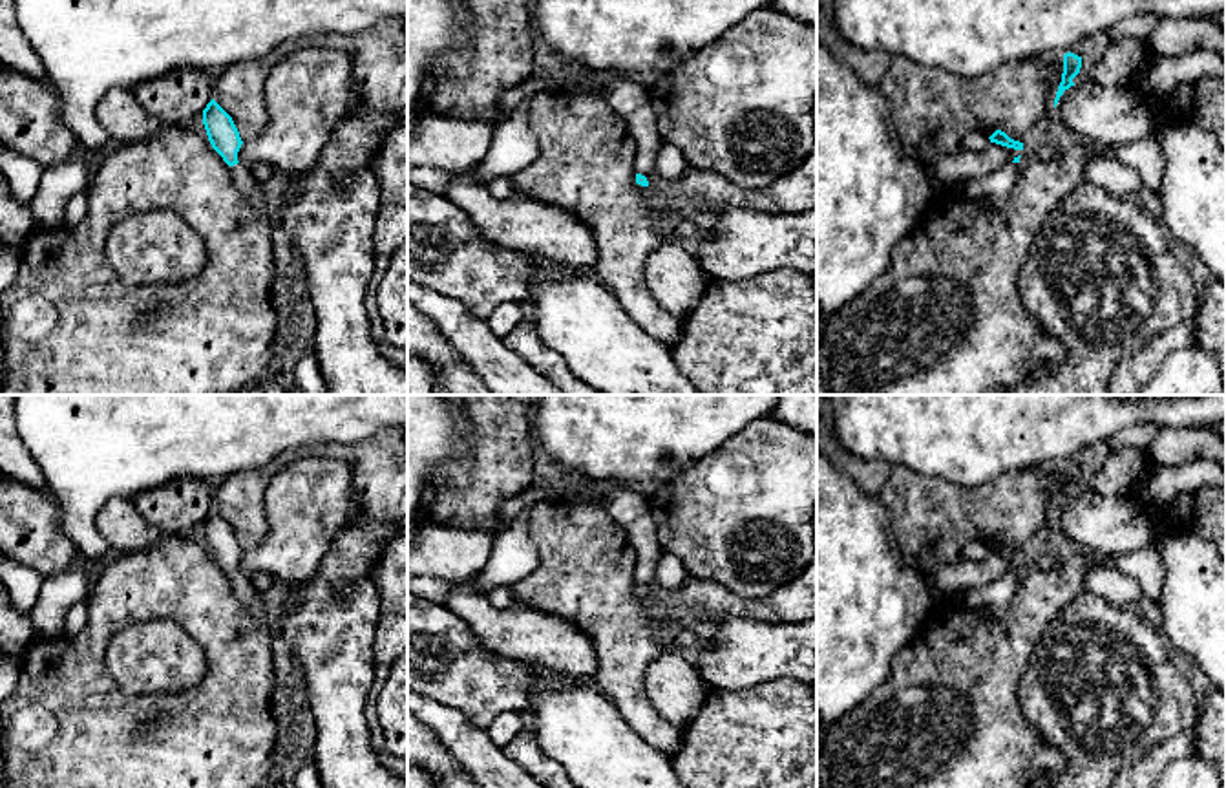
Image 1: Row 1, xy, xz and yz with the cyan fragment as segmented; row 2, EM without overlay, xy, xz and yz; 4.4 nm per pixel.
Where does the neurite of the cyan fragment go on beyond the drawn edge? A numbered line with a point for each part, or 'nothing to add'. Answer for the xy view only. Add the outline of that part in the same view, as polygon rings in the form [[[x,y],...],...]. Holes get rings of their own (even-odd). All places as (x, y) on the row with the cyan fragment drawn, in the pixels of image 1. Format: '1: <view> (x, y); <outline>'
1: xy (251, 189); [[[247,165],[230,166],[230,176],[236,188],[241,192],[245,201],[258,212],[269,216],[269,194],[263,190],[263,183],[259,183]]]

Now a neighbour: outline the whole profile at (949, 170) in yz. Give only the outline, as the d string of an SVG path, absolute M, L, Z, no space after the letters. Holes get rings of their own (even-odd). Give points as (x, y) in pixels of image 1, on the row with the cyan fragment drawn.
M990 143L985 152L959 148L923 165L923 170L935 188L956 188L968 179L998 172L1021 155L1021 152L996 143Z

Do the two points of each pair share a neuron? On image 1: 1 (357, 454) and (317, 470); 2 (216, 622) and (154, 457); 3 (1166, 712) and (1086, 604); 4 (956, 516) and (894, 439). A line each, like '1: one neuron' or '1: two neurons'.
1: two neurons
2: two neurons
3: one neuron
4: two neurons

